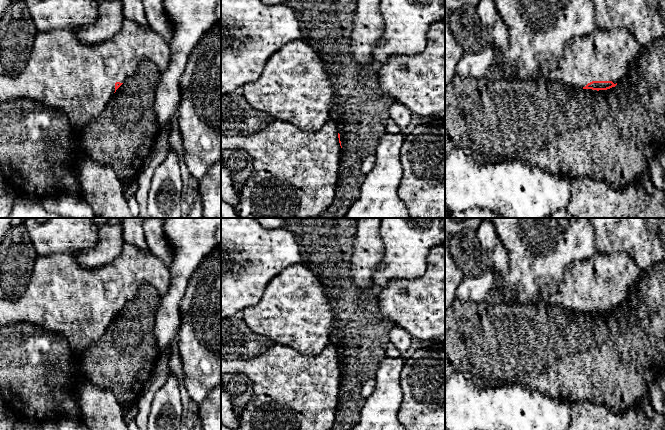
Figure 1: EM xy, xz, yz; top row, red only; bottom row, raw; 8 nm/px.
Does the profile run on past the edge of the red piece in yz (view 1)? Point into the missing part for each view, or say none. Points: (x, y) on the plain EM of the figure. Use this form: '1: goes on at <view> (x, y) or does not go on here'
1: goes on at yz (605, 279)

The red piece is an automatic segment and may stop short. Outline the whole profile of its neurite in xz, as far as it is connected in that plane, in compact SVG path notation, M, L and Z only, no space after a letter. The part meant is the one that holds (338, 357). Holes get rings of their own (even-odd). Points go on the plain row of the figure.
M329 343L323 351L316 356L306 356L284 345L274 344L264 354L248 360L223 360L221 359L221 375L224 373L241 373L250 378L253 384L252 397L239 414L238 427L235 430L330 430L335 421L335 414L339 400L339 387L341 382L341 365L337 348Z

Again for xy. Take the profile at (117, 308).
M126 242L115 260L95 269L81 267L75 258L67 253L38 256L21 298L16 301L0 300L0 328L25 321L50 332L59 332L68 340L73 353L83 355L103 336L116 314L135 297L143 283L151 284L160 296L165 295L170 285L168 267L149 249L143 251Z

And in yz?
M597 249L593 257L571 263L564 272L558 292L543 299L542 303L570 311L607 314L629 299L632 289L644 271L624 253L604 254Z

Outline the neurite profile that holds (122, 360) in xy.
M143 283L135 297L116 314L103 336L82 355L81 365L86 381L111 391L124 407L137 404L145 383L159 361L155 336L156 312L161 296L149 283Z

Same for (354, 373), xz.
M285 218L285 225L283 227L292 232L300 241L301 263L320 278L324 293L330 302L334 314L330 342L337 348L342 376L335 421L330 430L352 430L359 422L360 413L366 401L361 395L361 389L369 378L375 377L377 368L387 357L386 346L389 343L389 332L395 326L380 310L378 303L379 288L375 286L368 293L360 293L352 282L351 258L357 222L358 218Z

